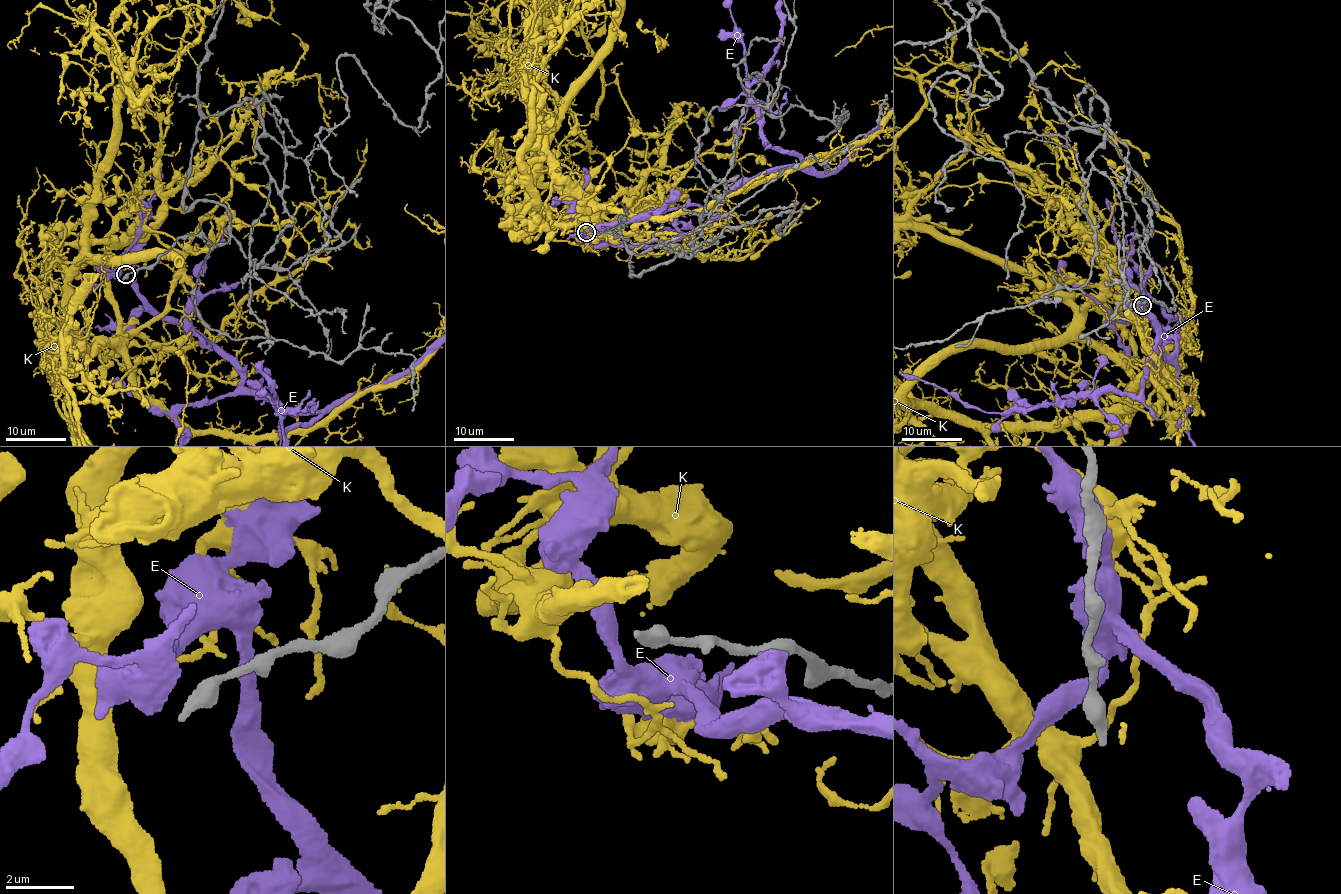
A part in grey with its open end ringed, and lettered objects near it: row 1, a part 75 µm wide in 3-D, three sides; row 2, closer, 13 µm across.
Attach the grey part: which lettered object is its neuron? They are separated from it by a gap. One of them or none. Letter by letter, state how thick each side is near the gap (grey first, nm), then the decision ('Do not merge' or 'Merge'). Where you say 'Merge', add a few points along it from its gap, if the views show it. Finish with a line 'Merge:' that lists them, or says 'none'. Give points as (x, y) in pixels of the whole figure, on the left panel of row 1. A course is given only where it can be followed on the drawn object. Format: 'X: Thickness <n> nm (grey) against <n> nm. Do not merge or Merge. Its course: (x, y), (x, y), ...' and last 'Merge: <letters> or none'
E: Thickness 360 nm (grey) against 380 nm. Do not merge
K: Thickness 360 nm (grey) against 170 nm. Do not merge
Merge: none

